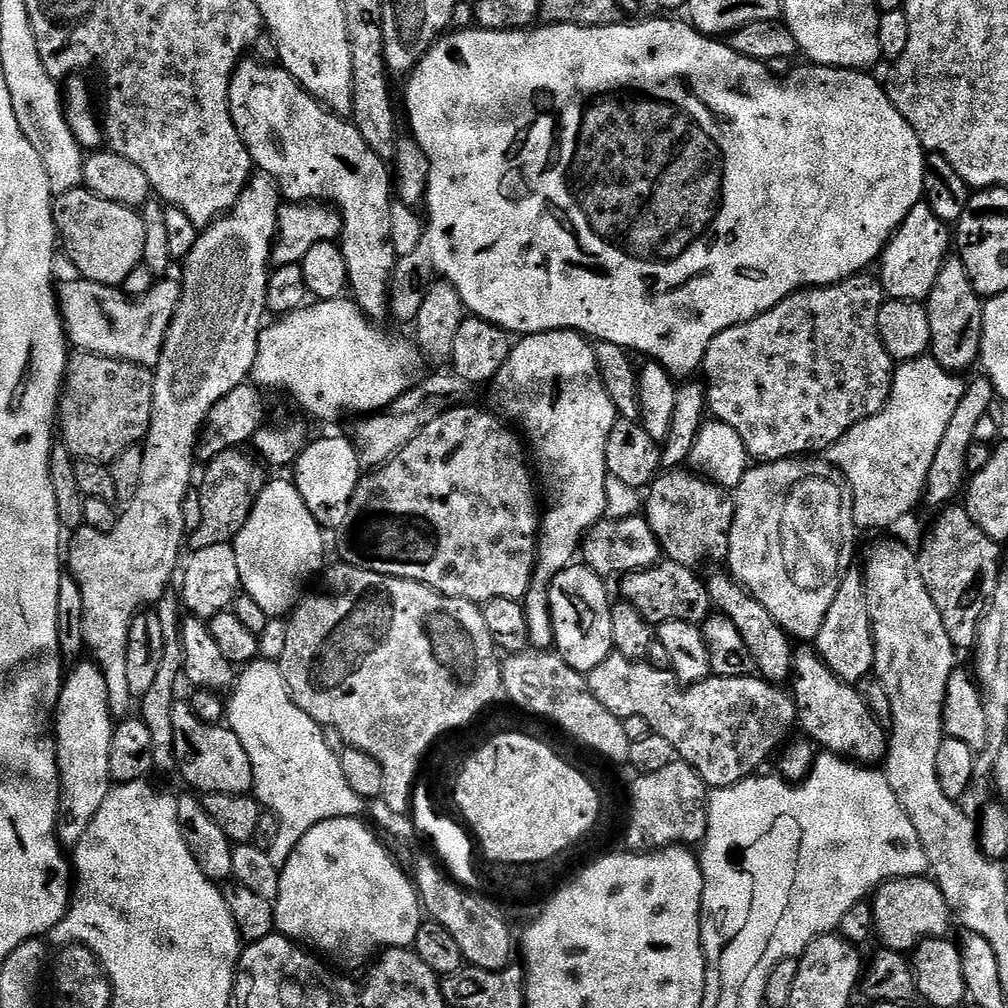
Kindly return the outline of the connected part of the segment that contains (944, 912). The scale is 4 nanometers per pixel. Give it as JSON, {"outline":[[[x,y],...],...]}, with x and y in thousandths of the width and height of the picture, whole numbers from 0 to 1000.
{"outline":[[[899,869],[891,873],[881,873],[869,882],[864,890],[863,898],[865,900],[865,920],[868,928],[873,928],[873,937],[876,939],[887,942],[888,944],[904,945],[916,933],[926,931],[937,931],[941,928],[940,920],[945,920],[946,910],[944,904],[940,901],[938,891],[929,875],[922,870]]]}

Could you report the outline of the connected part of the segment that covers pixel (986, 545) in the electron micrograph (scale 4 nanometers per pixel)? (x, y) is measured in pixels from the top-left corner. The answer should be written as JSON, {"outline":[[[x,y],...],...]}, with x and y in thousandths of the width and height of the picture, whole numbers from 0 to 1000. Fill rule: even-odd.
{"outline":[[[938,502],[928,509],[929,517],[917,532],[917,541],[911,544],[915,577],[935,609],[935,621],[942,629],[942,637],[950,645],[967,644],[968,626],[972,612],[990,575],[994,553],[993,541],[982,535],[962,514],[955,502]]]}

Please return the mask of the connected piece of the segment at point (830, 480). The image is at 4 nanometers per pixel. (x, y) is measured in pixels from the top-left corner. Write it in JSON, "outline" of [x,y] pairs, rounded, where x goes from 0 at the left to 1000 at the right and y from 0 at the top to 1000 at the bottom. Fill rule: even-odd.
{"outline":[[[787,454],[785,456],[773,456],[767,460],[757,458],[743,463],[742,468],[736,474],[736,478],[728,486],[730,505],[728,506],[728,518],[724,522],[724,538],[722,539],[722,551],[720,553],[721,566],[744,588],[764,609],[768,609],[768,617],[776,621],[776,625],[786,632],[787,636],[809,636],[812,625],[815,625],[815,617],[819,617],[819,609],[823,600],[827,597],[827,589],[831,589],[831,581],[835,581],[835,573],[846,563],[849,552],[849,531],[851,525],[845,509],[845,488],[837,477],[837,472],[826,460],[817,454]]]}

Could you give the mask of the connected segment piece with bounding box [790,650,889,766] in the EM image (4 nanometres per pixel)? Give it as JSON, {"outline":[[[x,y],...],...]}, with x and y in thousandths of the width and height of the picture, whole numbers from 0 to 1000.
{"outline":[[[809,646],[787,650],[784,689],[790,696],[792,722],[807,739],[814,738],[818,747],[844,752],[858,760],[872,759],[880,751],[882,727],[871,720],[852,686],[831,674]]]}

